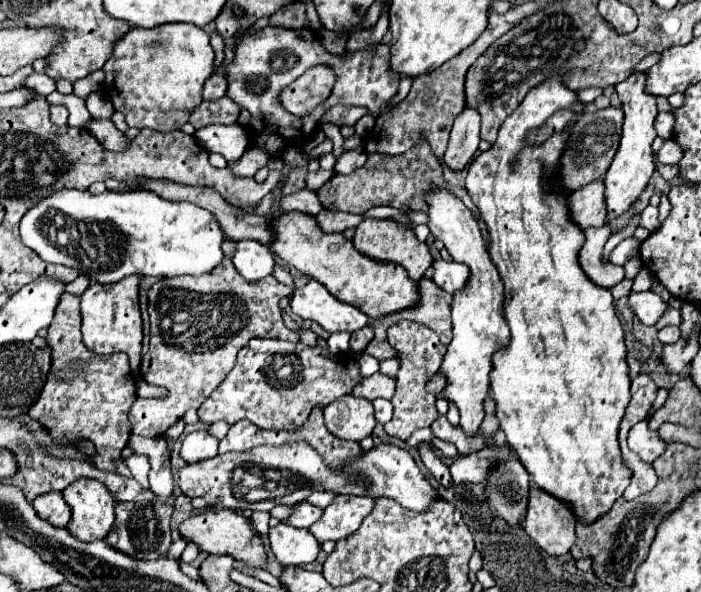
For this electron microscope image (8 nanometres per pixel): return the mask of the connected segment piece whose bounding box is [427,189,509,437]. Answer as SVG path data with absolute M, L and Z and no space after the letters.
M435 189L427 195L429 203L429 229L435 239L445 243L445 249L457 263L465 263L469 267L469 279L459 293L453 295L451 315L453 315L453 341L447 347L439 373L445 377L445 387L439 393L441 399L455 403L461 415L461 429L467 437L477 435L483 417L485 417L485 399L489 395L489 373L493 369L493 353L505 349L509 345L509 329L507 321L503 321L503 283L499 281L499 273L487 253L487 247L481 239L481 231L473 213L457 199L449 195L445 189Z

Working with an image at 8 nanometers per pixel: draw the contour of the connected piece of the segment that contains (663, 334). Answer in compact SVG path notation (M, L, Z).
M667 325L659 331L659 341L661 343L673 343L679 337L681 337L681 331L679 331L679 327L673 327L673 325Z

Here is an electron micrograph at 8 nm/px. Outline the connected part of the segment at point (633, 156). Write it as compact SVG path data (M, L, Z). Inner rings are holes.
M633 73L625 81L615 85L615 91L617 91L621 105L623 105L625 123L623 123L623 135L621 135L617 155L615 155L615 159L613 159L613 163L607 169L605 179L603 179L603 183L605 183L605 205L607 205L605 225L609 225L613 219L621 217L641 197L643 189L649 183L651 173L655 171L651 143L655 139L653 121L657 117L657 105L655 105L655 97L651 97L649 93L643 93L643 81L645 81L643 73Z

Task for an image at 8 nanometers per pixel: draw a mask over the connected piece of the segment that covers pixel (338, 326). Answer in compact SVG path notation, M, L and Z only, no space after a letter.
M309 281L303 289L297 289L291 299L291 311L301 319L319 323L325 331L357 331L369 323L369 317L353 305L337 301L321 283Z

